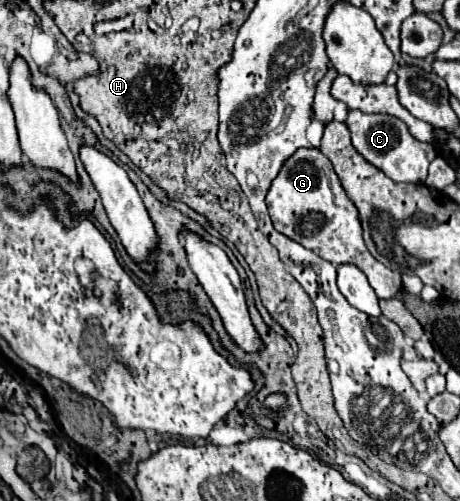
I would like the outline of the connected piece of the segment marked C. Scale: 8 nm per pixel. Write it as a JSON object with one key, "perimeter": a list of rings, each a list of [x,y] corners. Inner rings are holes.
{"perimeter":[[[350,111],[346,125],[352,133],[354,149],[366,161],[370,161],[380,171],[384,171],[392,181],[402,181],[402,183],[424,183],[426,181],[428,165],[438,157],[438,151],[428,143],[414,141],[414,137],[408,133],[402,121],[398,121],[396,117],[386,117],[386,115],[366,115],[358,111]]]}

